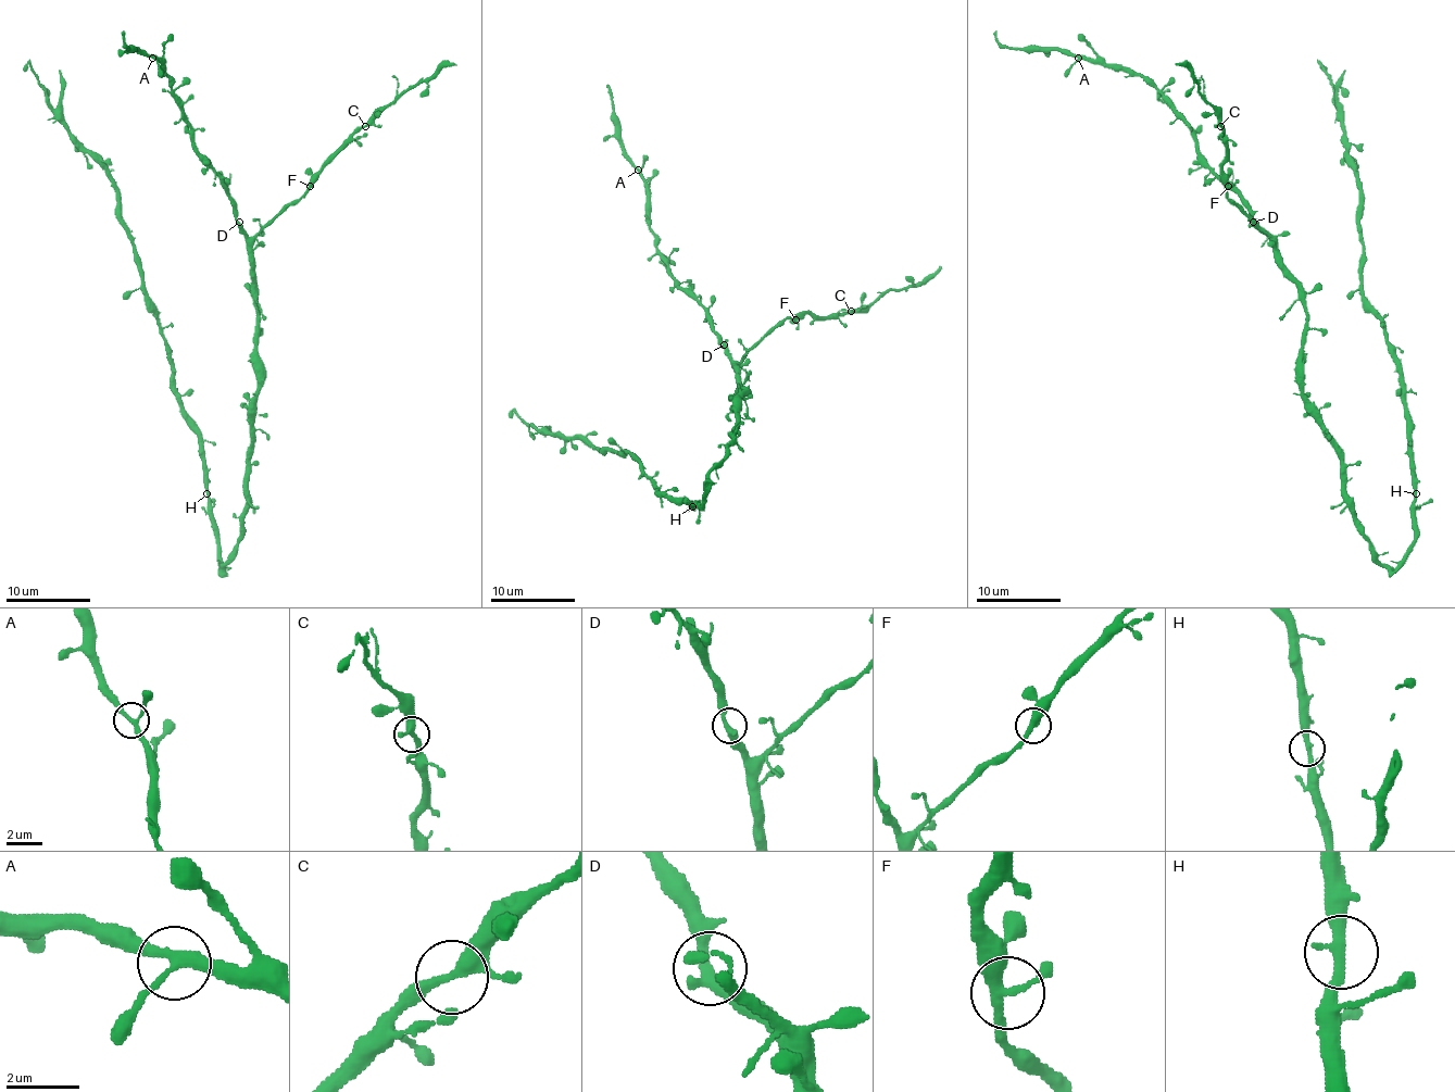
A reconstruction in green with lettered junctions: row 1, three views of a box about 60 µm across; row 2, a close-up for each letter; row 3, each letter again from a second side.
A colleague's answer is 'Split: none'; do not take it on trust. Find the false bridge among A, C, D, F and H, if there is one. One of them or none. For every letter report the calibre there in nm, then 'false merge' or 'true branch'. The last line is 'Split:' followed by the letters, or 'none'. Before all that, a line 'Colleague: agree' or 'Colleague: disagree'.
Colleague: agree
A: calibre 240 nm; true branch
C: calibre 280 nm; true branch
D: calibre 360 nm; true branch
F: calibre 320 nm; true branch
H: calibre 320 nm; true branch
Split: none

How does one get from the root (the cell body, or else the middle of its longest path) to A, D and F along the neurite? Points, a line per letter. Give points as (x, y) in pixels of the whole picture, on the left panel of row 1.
A: (247, 498), (251, 401), (258, 392), (253, 243), (237, 222), (228, 184), (197, 149), (182, 100), (152, 58)
D: (247, 498), (251, 401), (258, 392), (258, 286), (253, 243), (239, 222)
F: (247, 498), (251, 401), (258, 392), (258, 286), (253, 239), (310, 186)

